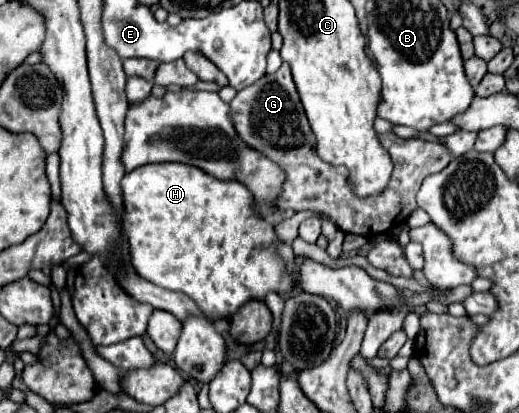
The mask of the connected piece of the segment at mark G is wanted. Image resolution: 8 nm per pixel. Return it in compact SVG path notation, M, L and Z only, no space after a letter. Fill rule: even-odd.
M282 64L278 72L266 74L244 90L240 90L230 102L230 116L234 120L234 130L246 142L248 148L262 152L266 158L274 160L286 174L282 192L276 198L276 206L284 210L318 210L332 218L332 222L352 234L362 234L372 238L376 234L386 234L392 228L404 224L404 220L418 208L416 194L426 176L444 170L452 156L448 148L440 142L430 140L404 140L396 134L378 134L380 144L388 150L394 170L390 176L390 184L384 188L382 196L370 196L370 200L358 200L354 192L350 192L348 170L336 168L324 162L316 152L316 138L304 114L302 102L298 98L290 66Z

